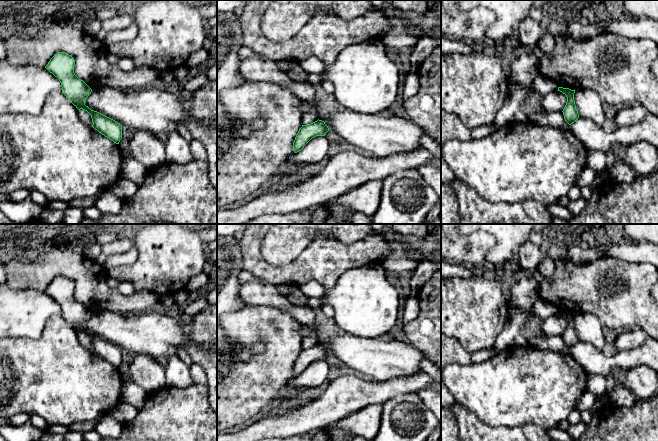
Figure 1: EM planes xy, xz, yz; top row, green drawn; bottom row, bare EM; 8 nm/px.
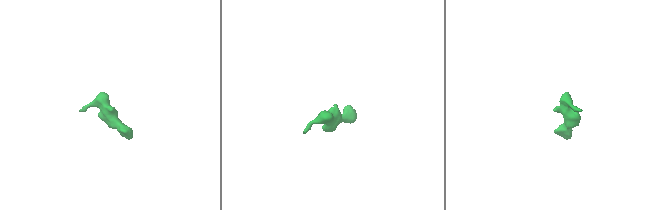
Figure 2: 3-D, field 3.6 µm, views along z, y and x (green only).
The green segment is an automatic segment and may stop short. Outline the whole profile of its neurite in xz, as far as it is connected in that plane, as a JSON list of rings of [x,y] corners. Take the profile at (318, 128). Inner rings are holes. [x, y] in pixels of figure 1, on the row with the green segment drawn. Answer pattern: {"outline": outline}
{"outline": [[[319,119],[311,124],[302,125],[293,142],[293,151],[295,153],[301,151],[312,138],[325,136],[328,131],[328,126]]]}

